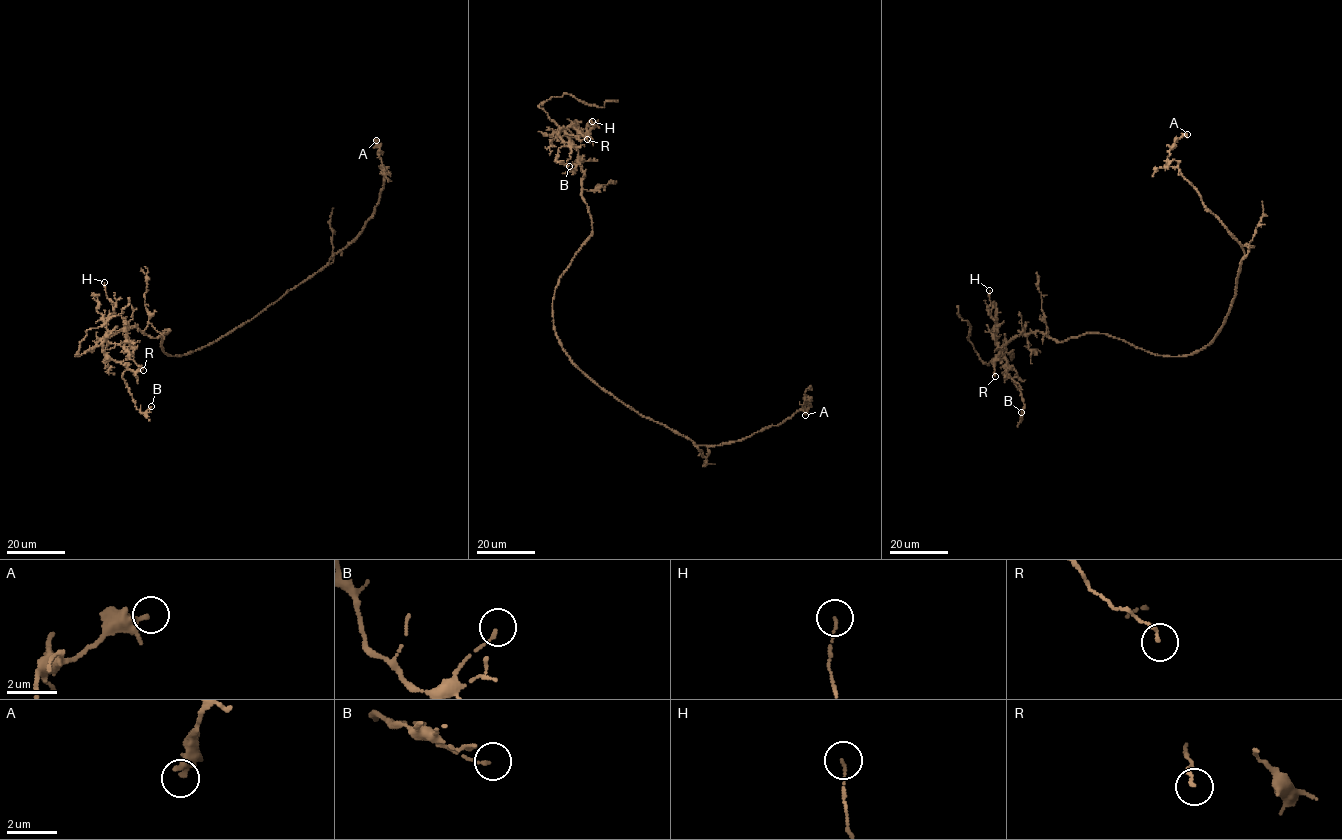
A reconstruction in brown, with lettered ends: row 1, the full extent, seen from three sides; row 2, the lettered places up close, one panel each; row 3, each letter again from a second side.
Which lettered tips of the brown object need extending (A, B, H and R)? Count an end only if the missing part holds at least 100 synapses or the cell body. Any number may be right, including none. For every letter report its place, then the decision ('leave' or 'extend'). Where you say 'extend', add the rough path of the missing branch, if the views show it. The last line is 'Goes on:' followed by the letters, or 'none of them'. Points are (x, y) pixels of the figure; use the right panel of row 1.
A: (1187, 134) | leave
B: (1021, 412) | leave
H: (989, 290) | leave
R: (995, 376) | leave
Goes on: none of them

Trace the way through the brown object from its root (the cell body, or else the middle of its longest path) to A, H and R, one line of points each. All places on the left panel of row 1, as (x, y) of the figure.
A: (182, 355), (209, 345), (249, 321), (310, 278), (356, 239), (371, 217), (384, 184), (385, 174), (376, 140)
H: (182, 355), (163, 352), (162, 333), (169, 330), (151, 338), (134, 326), (105, 339), (114, 312), (104, 282)
R: (182, 355), (163, 352), (162, 333), (169, 330), (151, 338), (134, 326), (107, 339), (128, 351), (143, 370)

